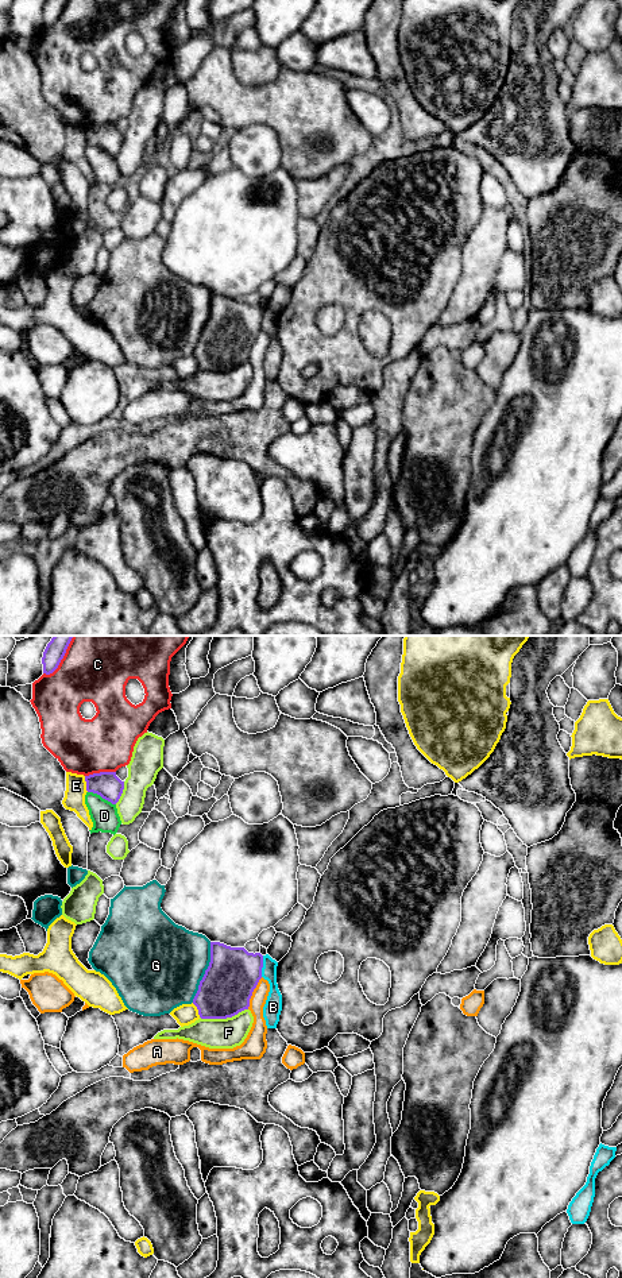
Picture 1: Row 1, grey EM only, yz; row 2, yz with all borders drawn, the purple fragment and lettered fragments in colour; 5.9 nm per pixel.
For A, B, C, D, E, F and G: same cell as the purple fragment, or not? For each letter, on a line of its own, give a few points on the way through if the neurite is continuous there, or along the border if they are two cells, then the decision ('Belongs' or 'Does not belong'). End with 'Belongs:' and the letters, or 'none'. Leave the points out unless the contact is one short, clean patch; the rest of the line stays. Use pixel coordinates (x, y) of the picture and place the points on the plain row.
A: Does not belong
B: Boundary: yz (263, 308), (261, 328). Does not belong
C: Does not belong
D: Does not belong
E: Does not belong
F: Does not belong
G: Does not belong
Belongs: none

